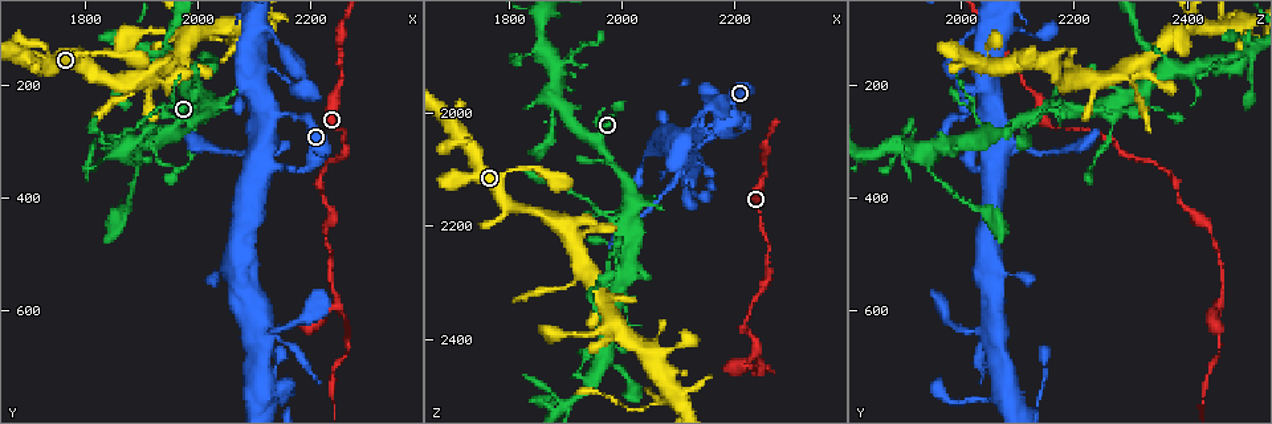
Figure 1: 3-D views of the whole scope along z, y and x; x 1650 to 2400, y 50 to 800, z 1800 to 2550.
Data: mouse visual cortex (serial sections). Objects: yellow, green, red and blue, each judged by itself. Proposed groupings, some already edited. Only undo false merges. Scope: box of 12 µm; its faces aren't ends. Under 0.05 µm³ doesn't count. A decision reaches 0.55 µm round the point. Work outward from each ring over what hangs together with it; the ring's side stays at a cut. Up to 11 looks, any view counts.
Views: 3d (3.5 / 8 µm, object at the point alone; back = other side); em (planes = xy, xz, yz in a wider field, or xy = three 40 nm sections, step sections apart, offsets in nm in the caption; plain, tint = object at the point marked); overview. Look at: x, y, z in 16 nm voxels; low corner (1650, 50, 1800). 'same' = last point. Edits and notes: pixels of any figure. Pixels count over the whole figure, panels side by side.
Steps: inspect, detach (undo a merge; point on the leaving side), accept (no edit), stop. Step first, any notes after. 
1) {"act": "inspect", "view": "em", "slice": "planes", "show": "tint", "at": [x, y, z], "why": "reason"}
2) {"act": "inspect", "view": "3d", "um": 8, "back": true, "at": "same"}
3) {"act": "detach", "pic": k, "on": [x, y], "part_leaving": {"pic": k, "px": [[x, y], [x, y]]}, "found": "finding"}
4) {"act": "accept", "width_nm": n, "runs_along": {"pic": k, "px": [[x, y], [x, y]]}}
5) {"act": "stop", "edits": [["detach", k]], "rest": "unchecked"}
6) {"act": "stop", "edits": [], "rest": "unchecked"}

{"act": "inspect", "view": "3d", "um": 3.5, "at": [2195, 350, 2025], "why": "abrupt turn"}

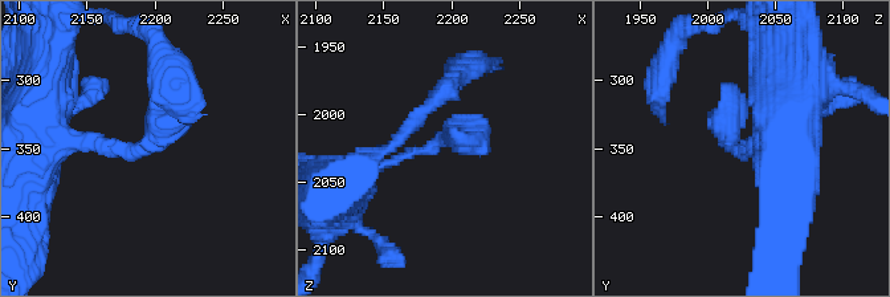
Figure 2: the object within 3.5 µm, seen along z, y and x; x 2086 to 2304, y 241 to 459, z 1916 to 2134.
{"act": "inspect", "view": "em", "slice": "planes", "show": "tint", "at": [2192, 348, 2020], "why": "now the EM"}

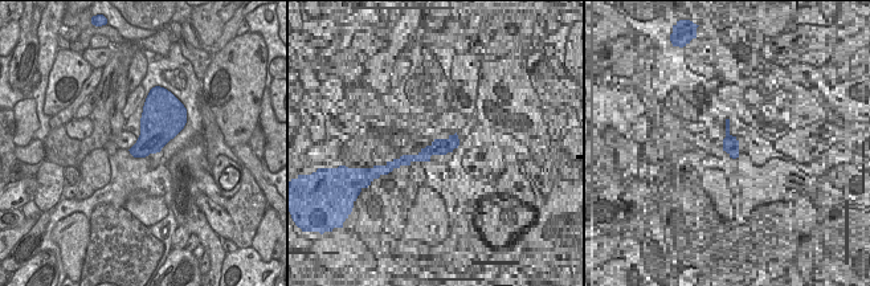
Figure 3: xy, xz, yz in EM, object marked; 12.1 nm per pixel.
{"act": "accept", "runs_along": {"pic": 2, "px": [[61, 142], [139, 150], [167, 81]]}, "found": "one cell here"}

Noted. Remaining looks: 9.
{"act": "inspect", "view": "3d", "um": 3.5, "at": [1890, 315, 1955], "why": "abrupt turn"}

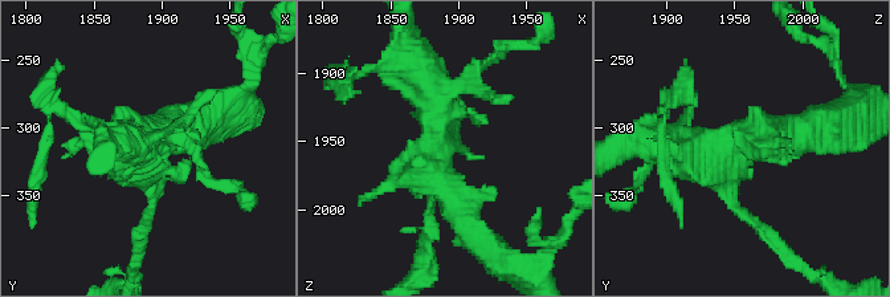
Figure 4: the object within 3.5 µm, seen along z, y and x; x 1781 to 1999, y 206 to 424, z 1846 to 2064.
{"act": "inspect", "view": "em", "slice": "xy", "step": 2, "show": "tint", "at": [1886, 314, 1958], "why": "now the EM"}

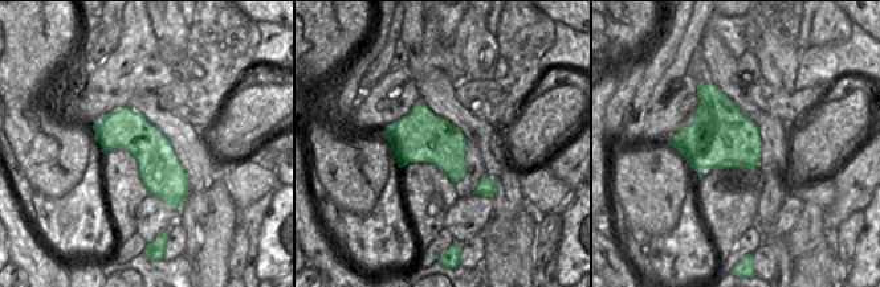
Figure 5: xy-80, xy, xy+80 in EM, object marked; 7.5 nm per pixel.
{"act": "accept", "found": "all the same cell"}

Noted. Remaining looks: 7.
{"act": "inspect", "view": "3d", "um": 3.5, "at": [2005, 250, 2195], "why": "a fork"}

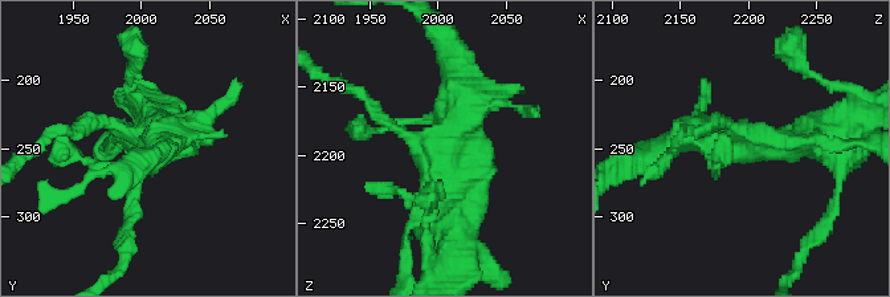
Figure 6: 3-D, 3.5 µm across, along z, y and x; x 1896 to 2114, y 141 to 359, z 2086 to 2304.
{"act": "inspect", "view": "em", "slice": "xy", "step": 1, "show": "tint", "at": [2008, 246, 2190]}

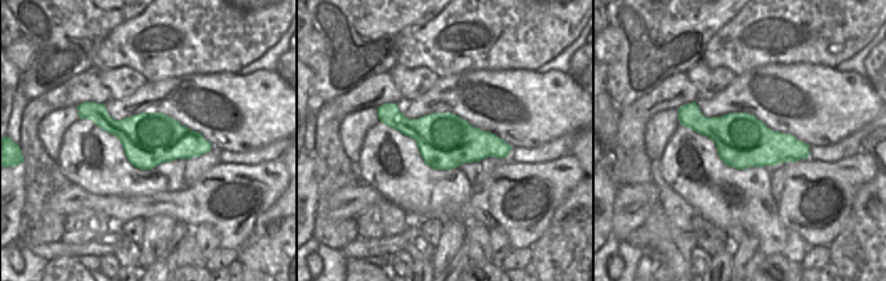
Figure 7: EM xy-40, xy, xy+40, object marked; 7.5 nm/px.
{"act": "accept", "runs_along": {"pic": 6, "px": [[661, 151], [824, 139]]}, "found": "continuous, no second cell"}

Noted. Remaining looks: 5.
{"act": "inspect", "view": "3d", "um": 3.5, "at": [1995, 210, 2320], "why": "narrows sharply"}

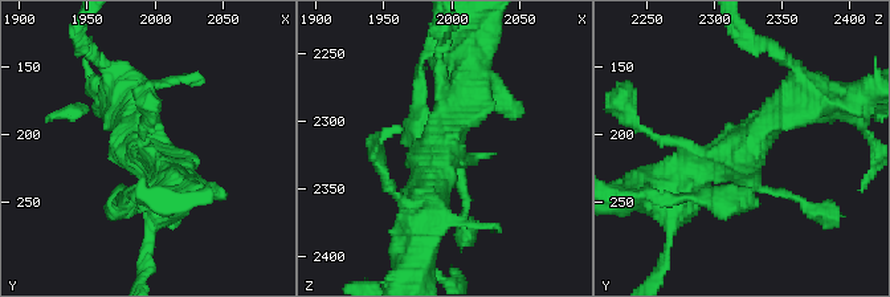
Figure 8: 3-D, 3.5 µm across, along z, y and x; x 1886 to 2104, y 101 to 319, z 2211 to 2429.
{"act": "inspect", "view": "em", "slice": "xy", "step": 2, "show": "tint", "at": [1994, 212, 2318]}

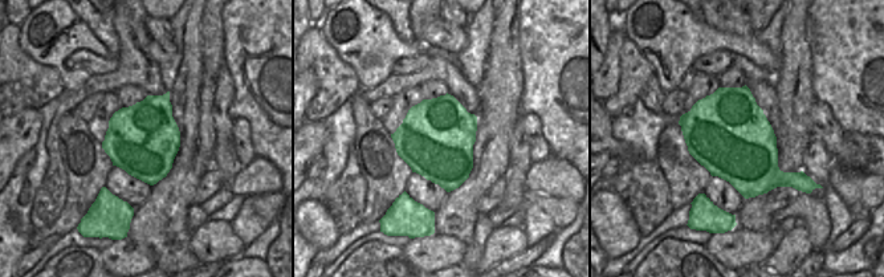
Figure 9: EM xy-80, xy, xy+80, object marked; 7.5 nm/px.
{"act": "accept", "width_nm": 550, "runs_along": {"pic": 8, "px": [[672, 194], [804, 100]]}, "found": "one cell here"}

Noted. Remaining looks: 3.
{"act": "stop", "edits": [], "rest": "unchecked"}

